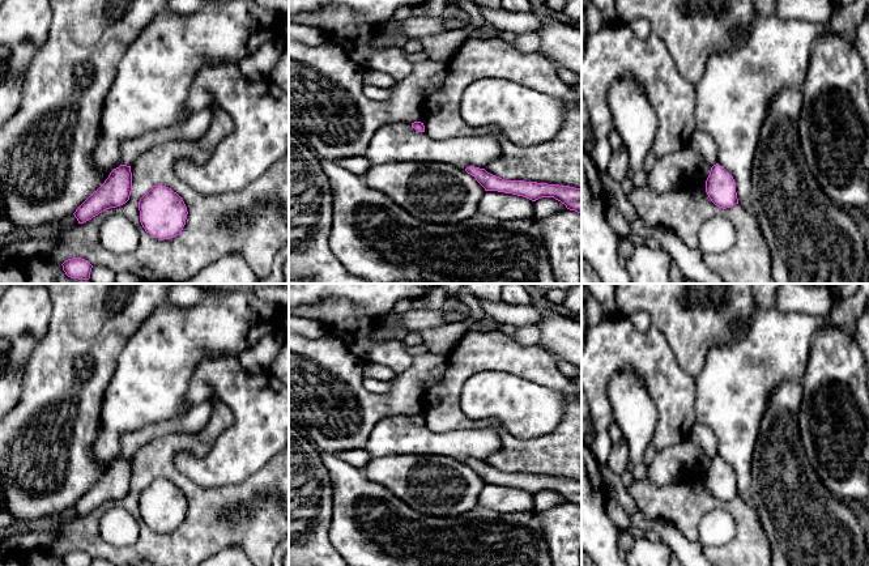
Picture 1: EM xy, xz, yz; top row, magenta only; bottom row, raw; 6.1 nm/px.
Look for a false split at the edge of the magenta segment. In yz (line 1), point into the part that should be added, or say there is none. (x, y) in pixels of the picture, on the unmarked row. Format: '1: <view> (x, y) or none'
1: none

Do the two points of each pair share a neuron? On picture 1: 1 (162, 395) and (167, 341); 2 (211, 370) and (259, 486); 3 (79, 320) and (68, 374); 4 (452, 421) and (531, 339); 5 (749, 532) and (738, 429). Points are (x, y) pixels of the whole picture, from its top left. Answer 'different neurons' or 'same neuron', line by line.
1: same neuron
2: different neurons
3: same neuron
4: different neurons
5: different neurons

